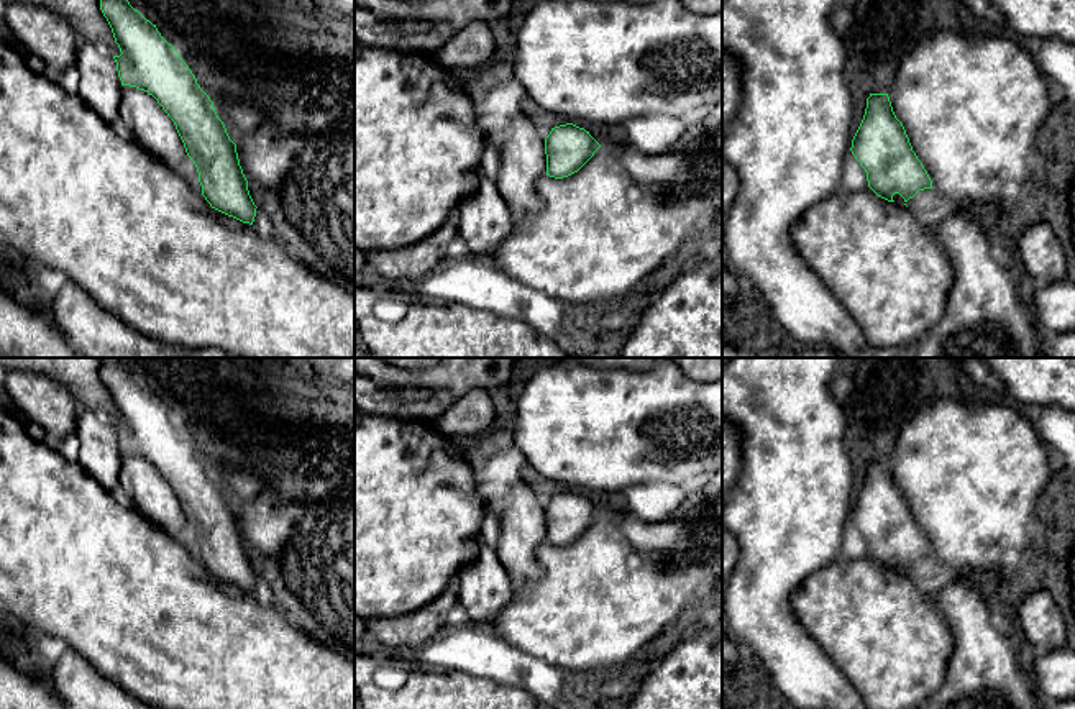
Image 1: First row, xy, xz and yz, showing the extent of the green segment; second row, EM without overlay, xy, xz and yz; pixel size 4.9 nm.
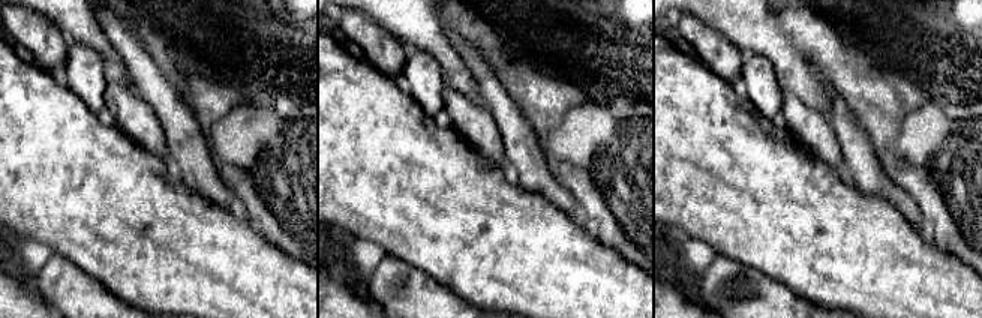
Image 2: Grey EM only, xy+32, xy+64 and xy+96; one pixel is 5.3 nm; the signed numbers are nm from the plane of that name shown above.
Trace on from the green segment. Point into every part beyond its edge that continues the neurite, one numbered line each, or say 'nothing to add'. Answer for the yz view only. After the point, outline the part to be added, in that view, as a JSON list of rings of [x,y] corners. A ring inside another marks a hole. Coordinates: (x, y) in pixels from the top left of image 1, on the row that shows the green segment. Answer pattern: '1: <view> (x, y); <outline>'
1: yz (972, 105); [[[954,30],[929,36],[901,59],[888,97],[932,189],[968,208],[998,204],[1006,184],[1027,179],[1032,144],[1052,110],[1045,77],[1019,44]]]

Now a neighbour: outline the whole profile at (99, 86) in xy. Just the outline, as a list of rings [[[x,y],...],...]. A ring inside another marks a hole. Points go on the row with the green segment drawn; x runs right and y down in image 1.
[[[79,39],[75,69],[80,75],[79,97],[108,125],[117,121],[121,80],[113,56],[85,39]]]

